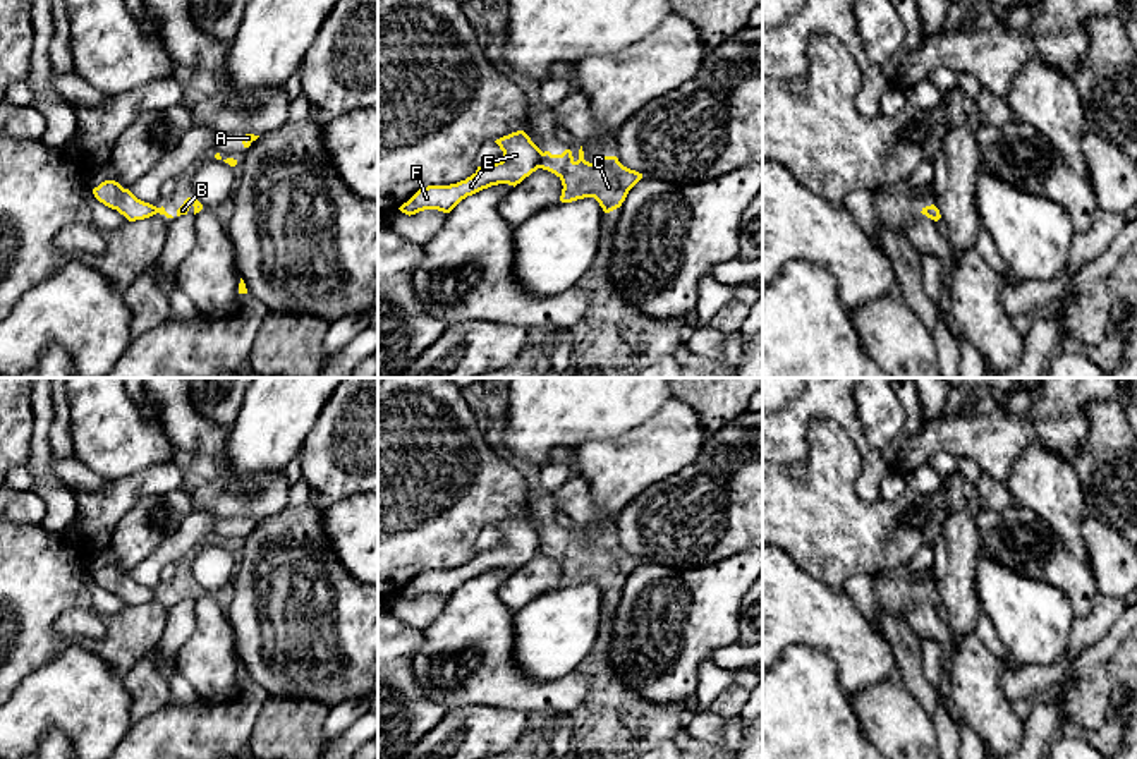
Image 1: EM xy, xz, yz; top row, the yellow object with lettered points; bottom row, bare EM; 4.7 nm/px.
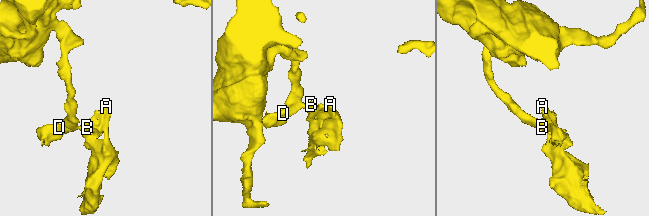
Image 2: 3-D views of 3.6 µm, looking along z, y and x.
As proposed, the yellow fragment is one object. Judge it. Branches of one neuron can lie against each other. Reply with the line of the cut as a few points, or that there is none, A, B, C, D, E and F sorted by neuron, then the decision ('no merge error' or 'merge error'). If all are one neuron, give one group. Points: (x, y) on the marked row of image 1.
cut xz (543, 153), (538, 167); groups A B C / D E F; merge error

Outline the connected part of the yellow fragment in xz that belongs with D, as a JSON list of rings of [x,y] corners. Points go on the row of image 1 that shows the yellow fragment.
[[[524,131],[512,132],[495,141],[503,151],[503,160],[477,170],[450,185],[428,185],[419,189],[398,209],[416,215],[424,209],[450,213],[462,199],[498,184],[517,185],[539,168],[543,151]]]

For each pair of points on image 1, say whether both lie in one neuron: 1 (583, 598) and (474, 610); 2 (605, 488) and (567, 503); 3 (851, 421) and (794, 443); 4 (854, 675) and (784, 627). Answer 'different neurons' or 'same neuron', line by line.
1: different neurons
2: different neurons
3: same neuron
4: same neuron

